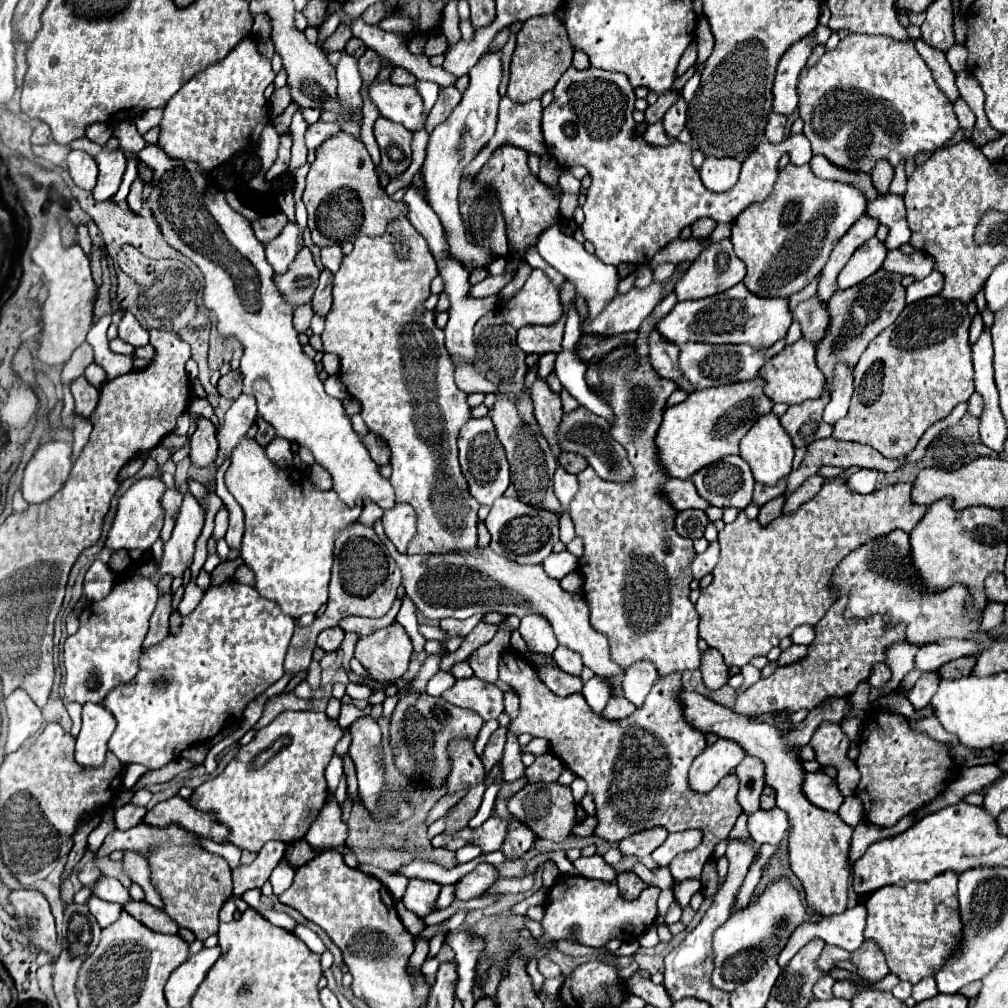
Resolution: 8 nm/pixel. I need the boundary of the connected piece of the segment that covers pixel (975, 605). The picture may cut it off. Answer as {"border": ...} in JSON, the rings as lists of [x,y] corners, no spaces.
{"border":[[[938,499],[934,505],[930,505],[920,523],[910,531],[910,559],[922,581],[922,589],[928,593],[940,593],[956,583],[962,583],[970,591],[970,603],[966,603],[968,617],[982,617],[988,603],[984,579],[990,573],[1004,571],[1006,563],[1004,527],[1006,525],[998,521],[998,511],[990,507],[956,511],[946,499]]]}

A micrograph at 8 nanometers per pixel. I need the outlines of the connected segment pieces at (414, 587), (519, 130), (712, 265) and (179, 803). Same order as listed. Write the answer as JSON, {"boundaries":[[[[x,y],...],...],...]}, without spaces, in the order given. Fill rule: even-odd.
{"boundaries":[[[[490,547],[472,549],[472,553],[446,553],[446,555],[394,555],[404,579],[402,585],[406,595],[428,619],[456,617],[466,619],[474,613],[502,613],[524,617],[538,613],[546,617],[554,629],[554,635],[560,645],[582,655],[582,661],[596,677],[602,677],[610,683],[614,697],[624,697],[622,679],[624,669],[610,659],[608,641],[590,625],[590,609],[582,593],[566,593],[556,579],[550,579],[542,565],[518,565],[498,557]]],[[[502,97],[496,135],[490,139],[490,143],[486,145],[486,149],[482,149],[482,153],[478,153],[478,157],[474,157],[474,163],[470,163],[466,167],[466,177],[470,177],[470,173],[476,175],[484,167],[484,163],[490,159],[490,155],[500,145],[506,145],[506,143],[512,143],[512,145],[524,149],[530,155],[538,155],[538,157],[546,155],[546,145],[544,145],[544,135],[542,135],[542,129],[540,129],[540,119],[542,119],[542,105],[540,105],[538,99],[528,101],[528,103],[516,103],[516,101],[508,99],[508,97]]],[[[724,239],[720,243],[712,243],[708,245],[698,259],[688,267],[688,271],[680,277],[680,281],[674,287],[674,293],[678,297],[678,301],[686,301],[686,299],[704,299],[704,297],[712,297],[718,295],[730,287],[734,287],[736,283],[740,283],[744,279],[746,273],[746,265],[742,265],[742,261],[736,257],[730,239]]],[[[170,797],[170,799],[158,803],[154,809],[150,809],[146,813],[144,823],[148,823],[150,827],[166,827],[166,825],[176,823],[194,835],[208,837],[218,843],[226,843],[226,835],[228,835],[228,829],[224,825],[216,823],[214,815],[196,811],[182,797]]]]}

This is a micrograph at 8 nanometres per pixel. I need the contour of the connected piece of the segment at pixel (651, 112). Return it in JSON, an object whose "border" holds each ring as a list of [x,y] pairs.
{"border":[[[668,91],[666,95],[658,97],[658,101],[656,101],[654,105],[650,105],[650,107],[644,111],[644,123],[652,125],[652,123],[662,121],[664,113],[668,111],[668,107],[670,107],[678,97],[680,97],[680,93],[674,93],[674,91]]]}

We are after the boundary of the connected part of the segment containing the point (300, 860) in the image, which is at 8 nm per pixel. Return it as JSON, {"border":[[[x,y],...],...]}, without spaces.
{"border":[[[304,839],[296,841],[294,845],[288,845],[288,849],[286,849],[286,857],[288,857],[290,863],[294,865],[294,869],[306,865],[306,863],[312,861],[316,855],[318,855],[318,851],[314,851],[314,849],[308,845],[308,841],[304,841]]]}

